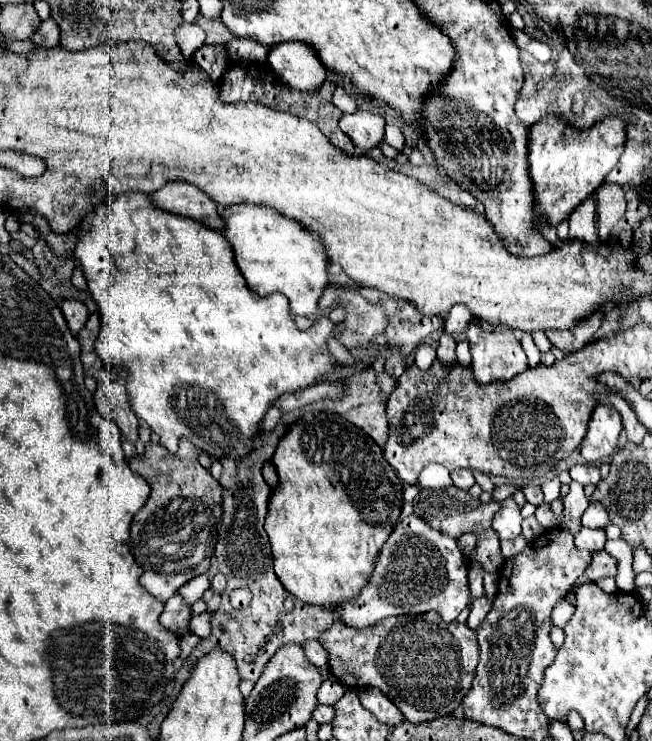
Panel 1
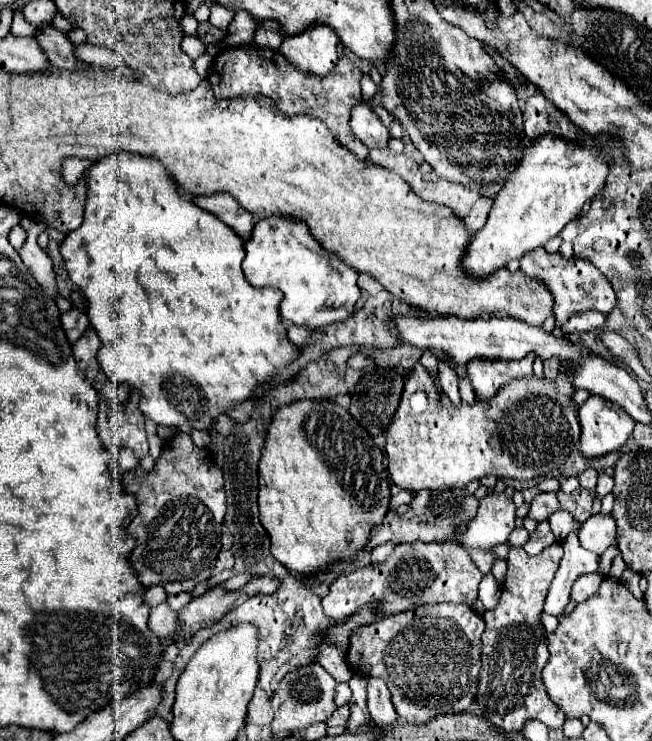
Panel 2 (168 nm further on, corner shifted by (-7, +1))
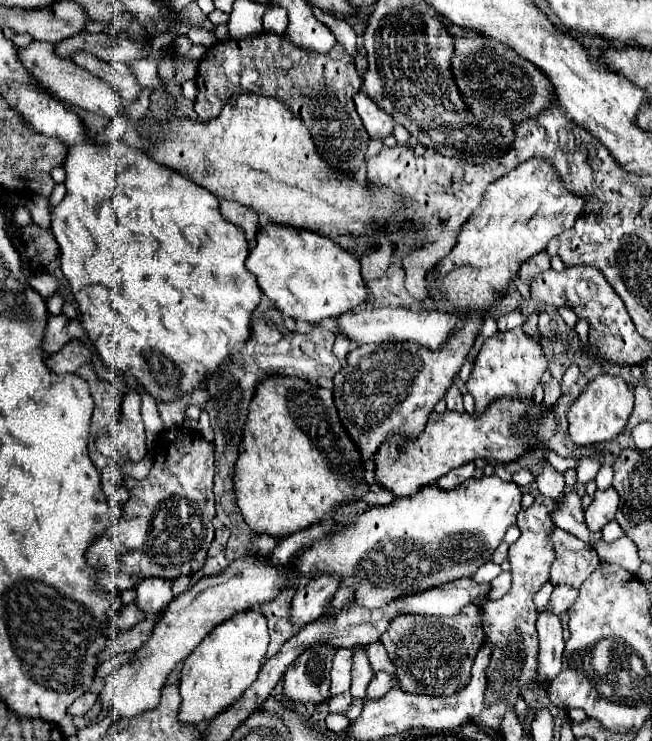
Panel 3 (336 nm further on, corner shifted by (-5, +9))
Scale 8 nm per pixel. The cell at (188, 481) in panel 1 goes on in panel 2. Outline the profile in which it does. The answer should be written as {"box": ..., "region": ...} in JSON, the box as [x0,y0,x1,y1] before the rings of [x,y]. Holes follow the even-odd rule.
{"box":[121,430,225,594],"region":[[[177,430],[171,444],[163,446],[151,472],[135,468],[123,474],[121,488],[137,494],[139,514],[127,526],[137,538],[131,562],[145,586],[163,586],[167,594],[191,592],[211,576],[221,550],[221,522],[225,516],[223,472],[209,454],[191,442],[189,432]]]}

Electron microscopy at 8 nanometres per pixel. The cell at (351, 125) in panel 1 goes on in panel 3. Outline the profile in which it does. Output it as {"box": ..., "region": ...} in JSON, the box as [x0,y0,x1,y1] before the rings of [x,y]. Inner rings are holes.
{"box":[353,90,395,140],"region":[[[363,90],[357,96],[353,96],[353,102],[355,102],[355,108],[357,108],[371,140],[375,140],[375,138],[383,140],[393,132],[393,128],[395,128],[393,116],[387,114],[383,108],[379,108],[369,96],[365,96]]]}

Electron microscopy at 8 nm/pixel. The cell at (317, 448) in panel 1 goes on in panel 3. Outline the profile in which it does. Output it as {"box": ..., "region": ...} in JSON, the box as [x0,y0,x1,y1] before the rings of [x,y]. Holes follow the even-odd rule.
{"box":[233,374,367,538],"region":[[[273,374],[263,378],[249,402],[247,422],[241,430],[239,458],[233,468],[233,492],[237,492],[237,506],[245,524],[253,532],[283,538],[309,528],[315,522],[323,522],[329,518],[335,504],[357,500],[367,494],[367,490],[361,456],[341,428],[341,420],[333,404],[333,392],[295,376]]]}

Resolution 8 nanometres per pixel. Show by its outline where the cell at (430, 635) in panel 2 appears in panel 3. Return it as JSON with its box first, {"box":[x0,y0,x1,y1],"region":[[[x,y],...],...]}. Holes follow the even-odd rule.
{"box":[381,606,485,696],"region":[[[469,606],[451,618],[397,616],[389,624],[389,632],[385,632],[385,636],[381,636],[381,642],[397,666],[397,684],[405,692],[425,692],[427,696],[449,696],[449,692],[457,692],[457,688],[461,688],[461,684],[465,684],[465,680],[469,680],[473,660],[485,642],[485,634],[483,634],[483,626],[481,626],[481,608]]]}

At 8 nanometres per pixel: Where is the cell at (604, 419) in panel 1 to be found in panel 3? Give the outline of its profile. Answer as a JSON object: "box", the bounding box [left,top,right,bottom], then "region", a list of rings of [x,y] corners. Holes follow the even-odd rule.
{"box":[567,374,635,446],"region":[[[599,374],[595,380],[591,380],[585,386],[585,390],[575,398],[575,402],[571,404],[571,408],[567,412],[571,440],[577,446],[613,440],[625,428],[627,418],[633,412],[633,402],[635,402],[633,390],[627,386],[627,382],[621,376]]]}

